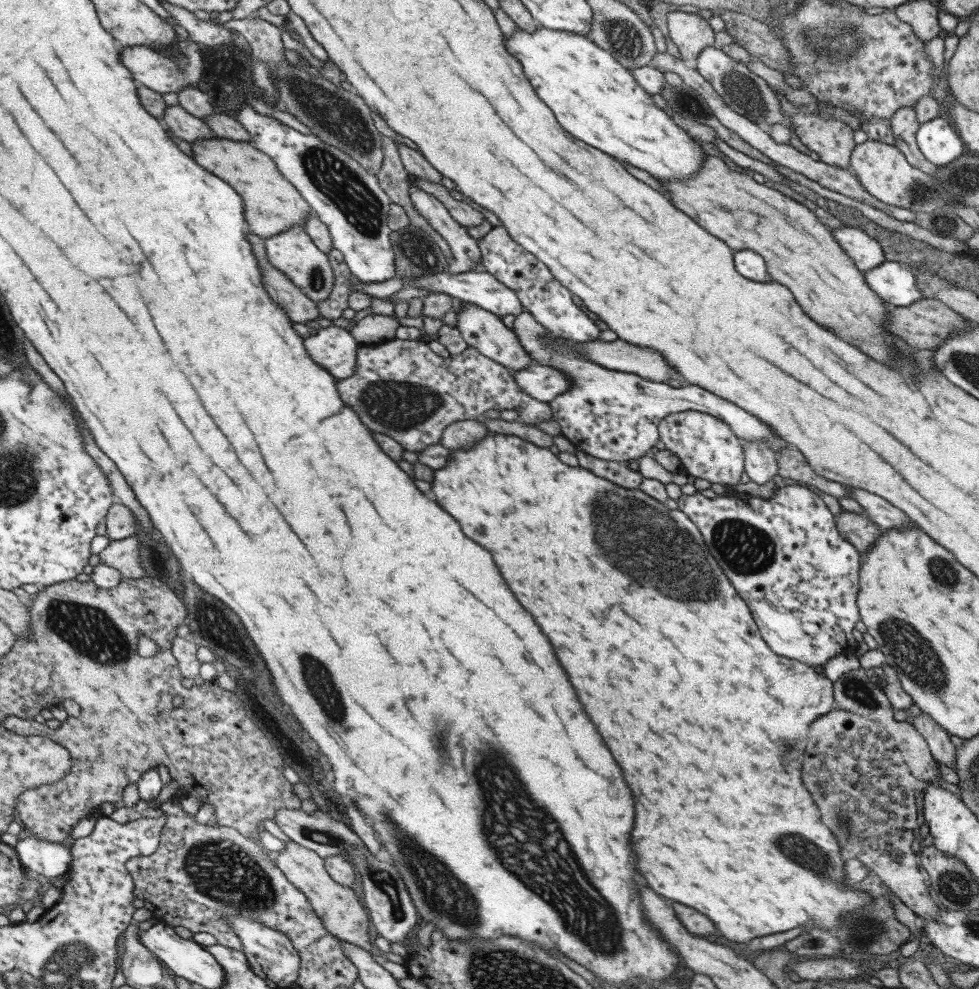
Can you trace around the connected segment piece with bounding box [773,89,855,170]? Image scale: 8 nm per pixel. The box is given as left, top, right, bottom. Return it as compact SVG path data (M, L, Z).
M774 89L773 92L775 92L780 112L791 122L791 126L793 126L791 132L799 138L799 142L809 150L816 152L821 162L829 166L850 170L849 157L855 145L852 137L854 131L839 119L835 120L828 116L813 114L807 106L793 106L783 94Z

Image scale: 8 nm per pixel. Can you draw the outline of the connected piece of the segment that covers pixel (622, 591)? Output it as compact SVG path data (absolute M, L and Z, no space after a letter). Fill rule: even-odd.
M488 433L469 450L452 450L445 466L433 470L432 480L431 492L437 504L441 504L441 508L459 522L465 536L491 552L505 584L517 596L517 602L533 616L541 632L545 632L553 644L555 656L565 668L587 716L603 736L619 768L623 768L621 772L635 800L633 848L637 852L637 868L653 892L705 914L725 939L735 943L746 943L753 938L782 933L797 926L803 926L805 930L827 930L832 935L831 930L840 924L839 918L857 910L863 912L865 906L871 906L873 897L861 891L857 883L845 885L843 862L846 855L839 853L833 833L821 823L819 810L801 782L808 725L832 709L832 682L806 664L771 652L761 638L745 601L741 600L709 554L698 528L689 518L679 510L669 510L638 488L621 488L583 468L566 466L548 448L538 448L511 434ZM601 656L623 656L627 660L599 660Z

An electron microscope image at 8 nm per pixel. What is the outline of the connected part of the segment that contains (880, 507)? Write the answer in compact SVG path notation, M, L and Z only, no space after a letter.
M850 487L845 488L849 491L849 496L863 508L865 517L880 529L913 526L913 522L899 508L889 504L889 501L871 492L851 489Z

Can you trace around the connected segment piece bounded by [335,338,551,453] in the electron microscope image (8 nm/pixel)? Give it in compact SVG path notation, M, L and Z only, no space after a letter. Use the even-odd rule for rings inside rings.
M401 340L364 344L357 348L355 370L353 374L335 382L339 398L345 405L357 413L357 417L370 431L383 433L404 449L412 453L421 453L432 445L439 445L439 438L445 426L459 420L473 420L487 410L515 410L517 419L525 424L537 427L539 422L551 418L549 403L533 399L519 389L513 381L513 375L501 364L483 356L473 347L465 347L461 353L442 358L433 353L424 340Z

